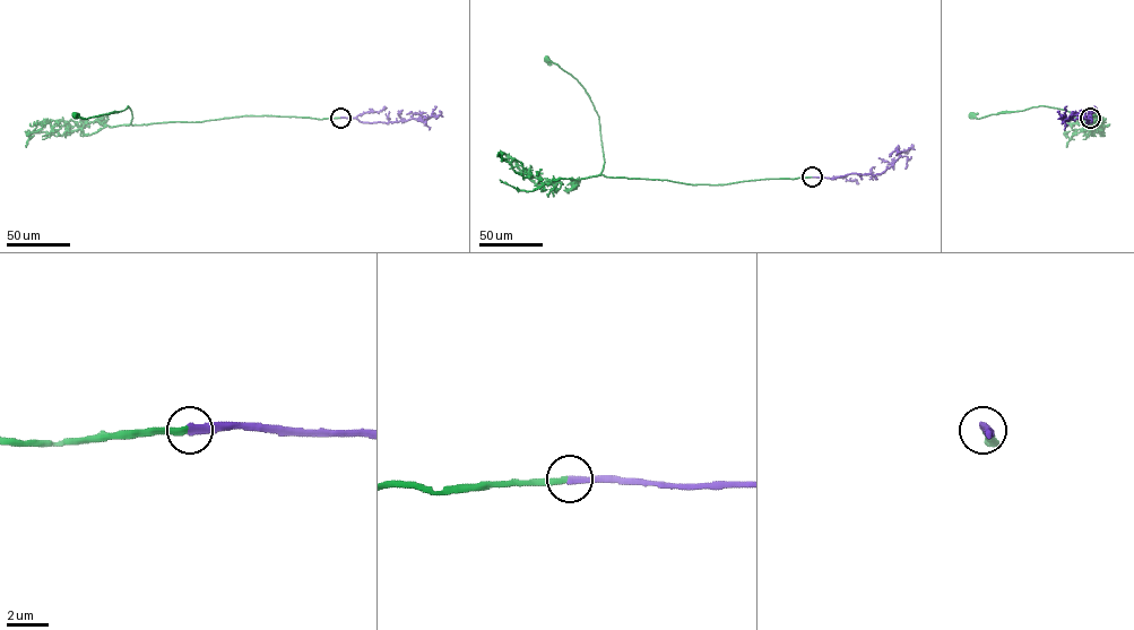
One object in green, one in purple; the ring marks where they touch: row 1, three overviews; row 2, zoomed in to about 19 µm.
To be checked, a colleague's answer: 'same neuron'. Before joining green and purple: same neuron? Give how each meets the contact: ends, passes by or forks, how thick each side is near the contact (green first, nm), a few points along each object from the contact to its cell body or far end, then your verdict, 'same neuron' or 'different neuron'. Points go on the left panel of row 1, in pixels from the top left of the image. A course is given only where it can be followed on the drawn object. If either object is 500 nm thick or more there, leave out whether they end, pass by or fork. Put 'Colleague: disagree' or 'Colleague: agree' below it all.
green ends | purple ends | 280/320 nm | green via (340, 118), (241, 115), (128, 124), (132, 118), (128, 105), (122, 111), (85, 119), (72, 114) | purple via (340, 118), (387, 122), (424, 120), (436, 117), (439, 111) | same neuron
Colleague: agree

